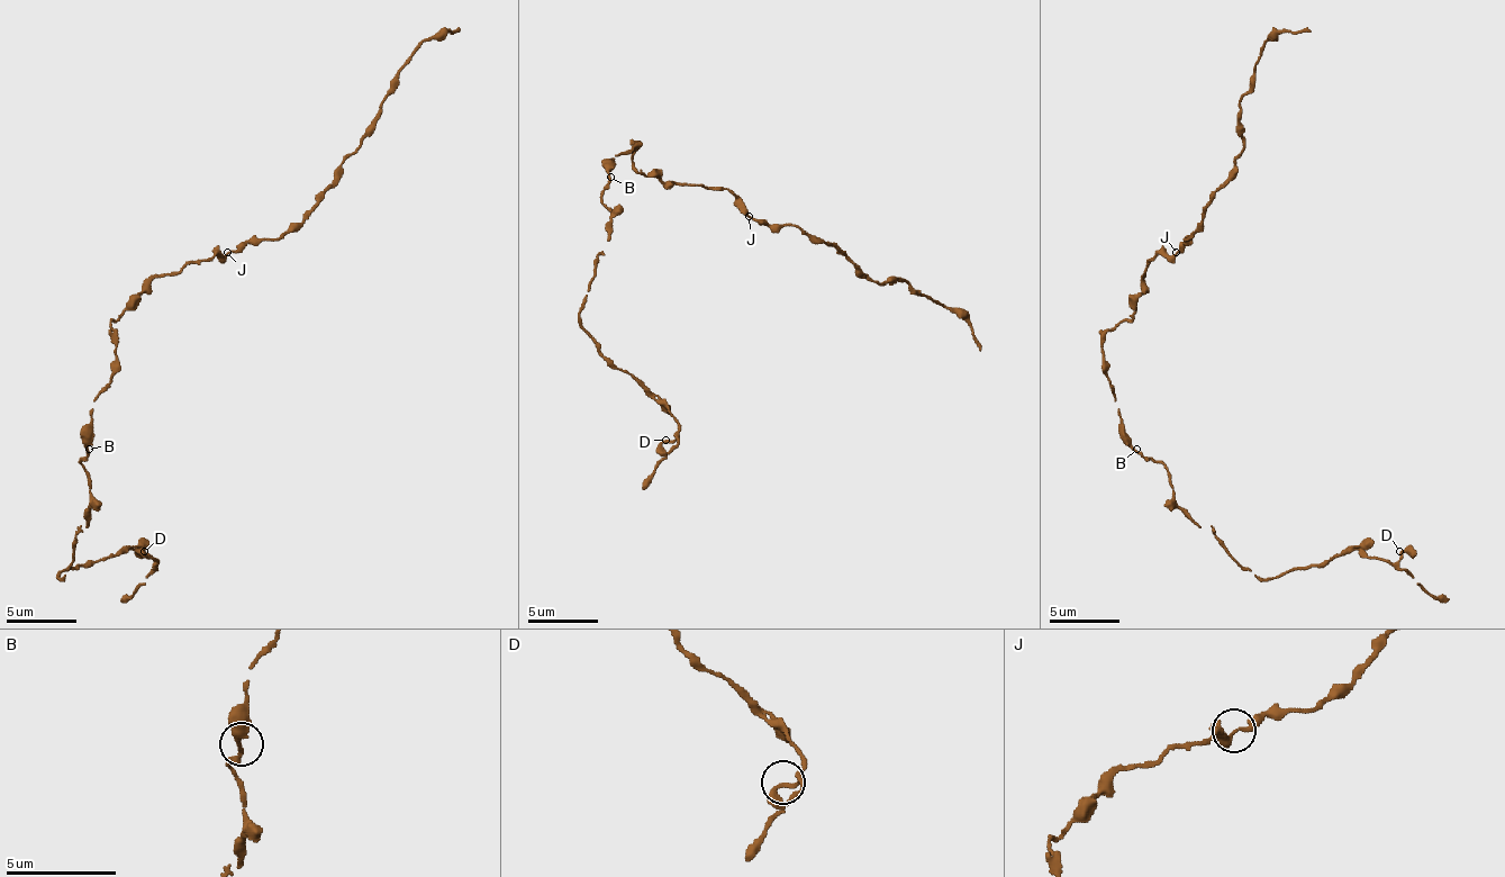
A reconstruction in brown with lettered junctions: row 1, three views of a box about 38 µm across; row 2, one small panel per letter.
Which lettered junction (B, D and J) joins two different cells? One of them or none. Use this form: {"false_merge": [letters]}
{"false_merge": []}

